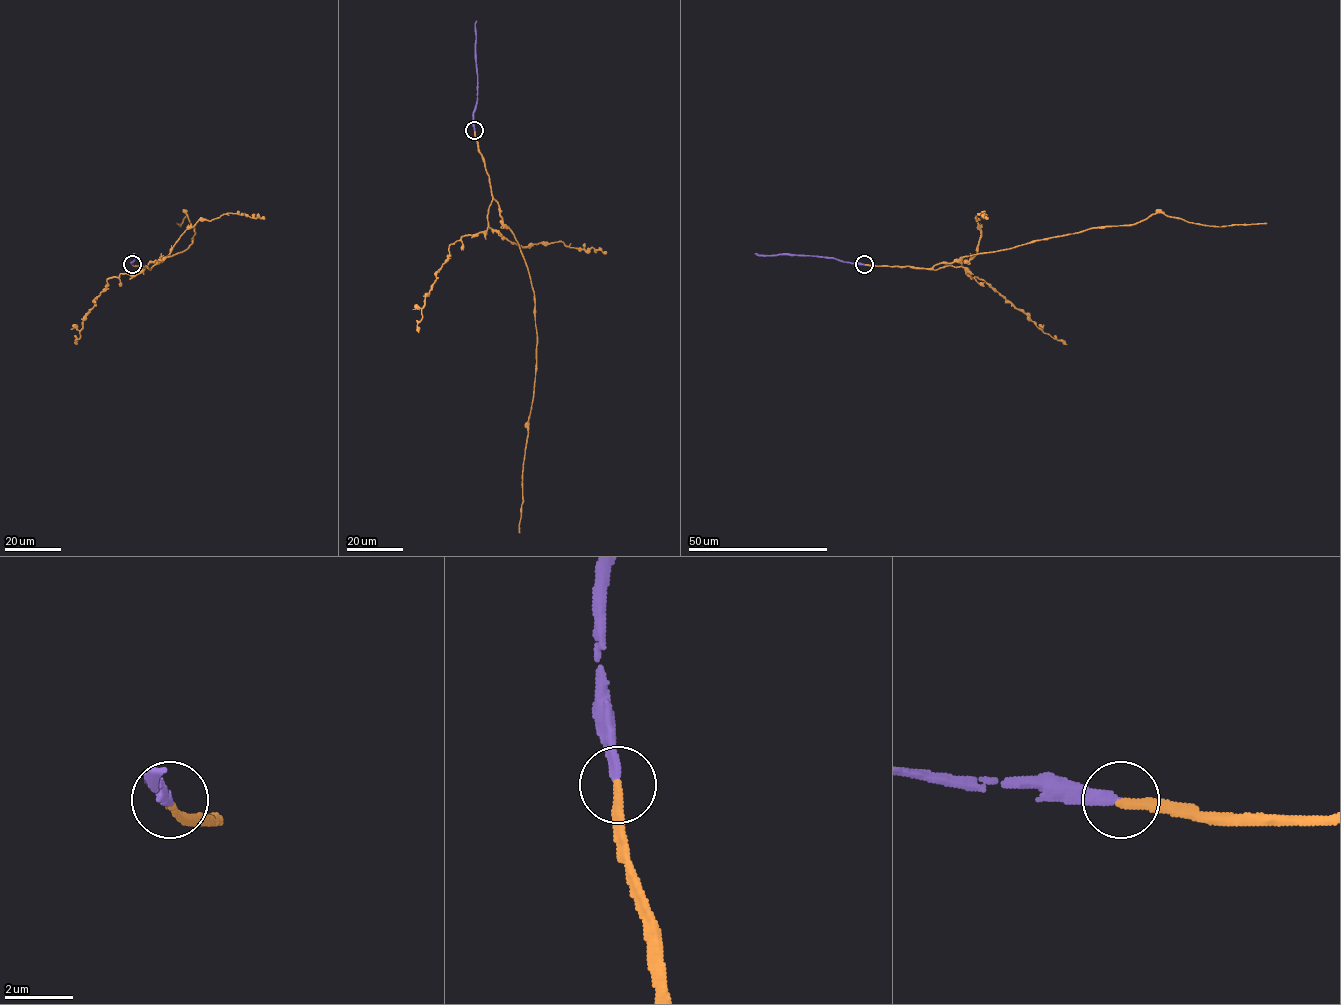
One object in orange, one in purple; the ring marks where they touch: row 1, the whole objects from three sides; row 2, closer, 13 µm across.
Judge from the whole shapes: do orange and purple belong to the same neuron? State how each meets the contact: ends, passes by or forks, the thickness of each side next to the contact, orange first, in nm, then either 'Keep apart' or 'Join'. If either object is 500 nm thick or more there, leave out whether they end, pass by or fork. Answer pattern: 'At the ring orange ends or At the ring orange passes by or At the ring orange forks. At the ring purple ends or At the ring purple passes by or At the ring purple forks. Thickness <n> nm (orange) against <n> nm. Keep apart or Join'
At the ring orange ends. At the ring purple ends. Thickness 260 nm (orange) against 280 nm. Join

